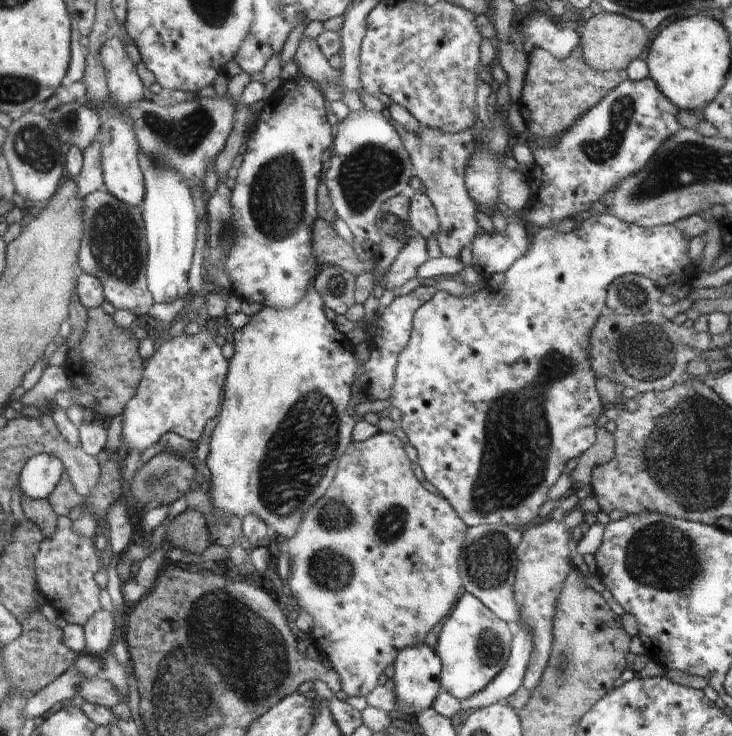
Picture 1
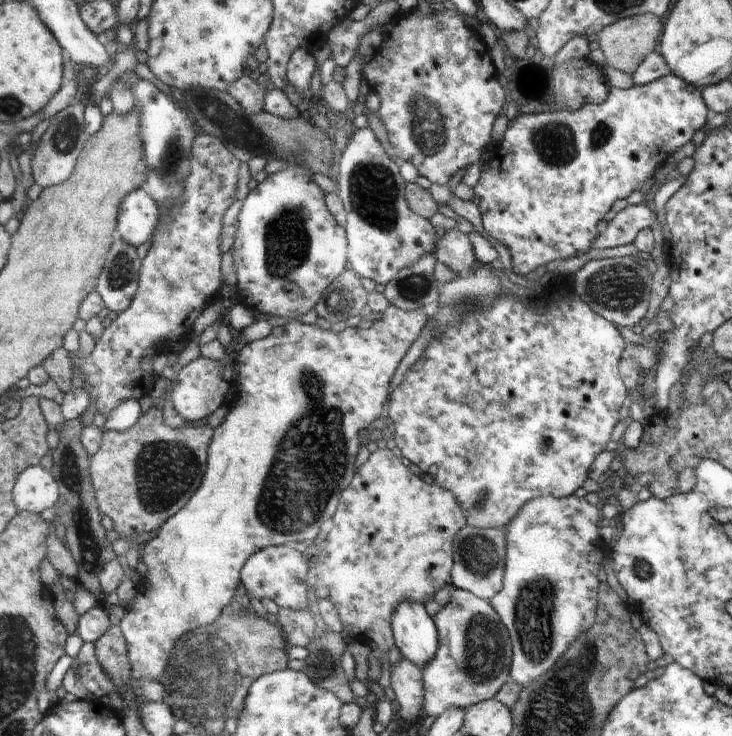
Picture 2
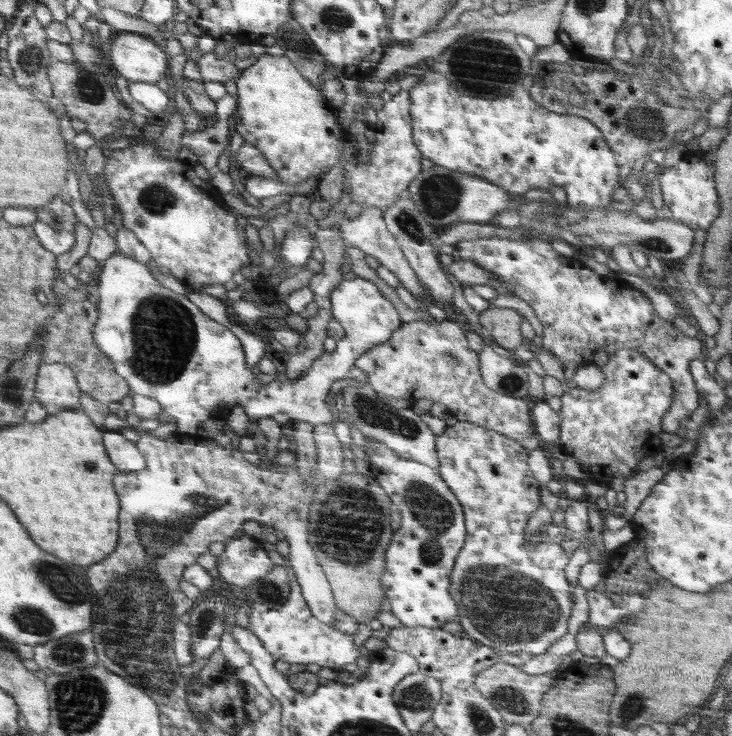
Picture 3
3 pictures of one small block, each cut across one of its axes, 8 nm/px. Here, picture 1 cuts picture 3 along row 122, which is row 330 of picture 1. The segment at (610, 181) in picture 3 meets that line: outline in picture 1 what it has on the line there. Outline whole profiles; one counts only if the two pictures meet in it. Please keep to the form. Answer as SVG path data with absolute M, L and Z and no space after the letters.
M605 212L602 216L592 214L580 224L580 228L572 232L563 233L553 228L534 229L531 249L516 260L505 272L505 282L496 290L486 285L474 294L468 296L454 296L446 291L438 291L435 296L422 306L414 316L414 332L406 348L399 354L398 364L395 366L395 379L390 393L391 407L402 412L400 426L408 437L409 443L418 451L417 462L421 466L425 480L431 482L444 498L451 502L458 515L469 527L476 525L511 525L524 529L524 524L532 522L538 516L540 506L546 500L546 492L556 484L568 460L582 456L595 444L597 436L596 418L602 414L602 402L594 388L594 370L589 361L589 340L592 329L606 310L607 290L615 278L625 274L639 274L647 276L661 289L666 283L675 279L684 279L697 270L697 262L687 256L690 239L687 239L678 224L660 225L644 228L636 223L625 223L615 215Z

